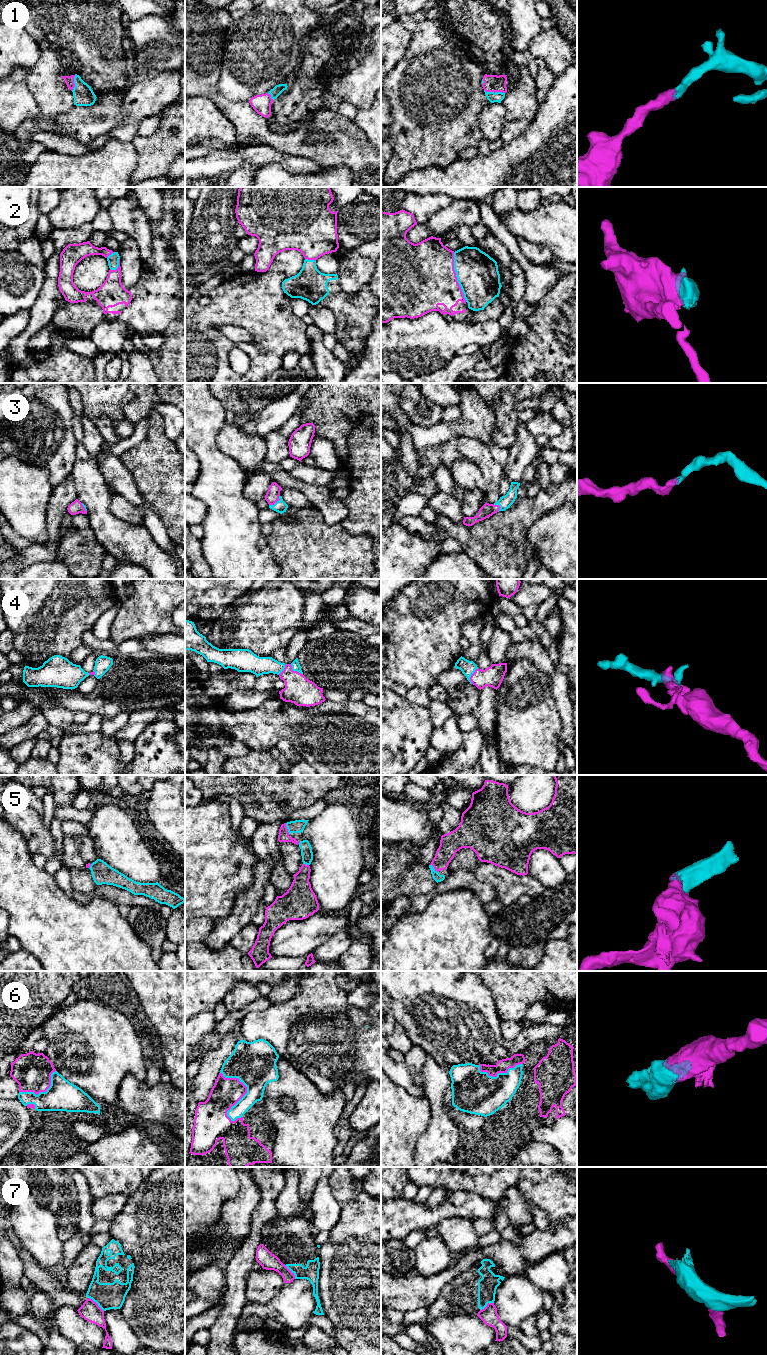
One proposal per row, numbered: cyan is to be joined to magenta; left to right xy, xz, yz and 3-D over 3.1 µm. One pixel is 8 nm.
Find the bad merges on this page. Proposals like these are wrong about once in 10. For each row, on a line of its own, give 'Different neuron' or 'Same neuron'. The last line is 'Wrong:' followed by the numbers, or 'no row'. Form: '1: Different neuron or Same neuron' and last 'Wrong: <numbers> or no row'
1: Same neuron
2: Same neuron
3: Same neuron
4: Same neuron
5: Same neuron
6: Same neuron
7: Different neuron
Wrong: 7

